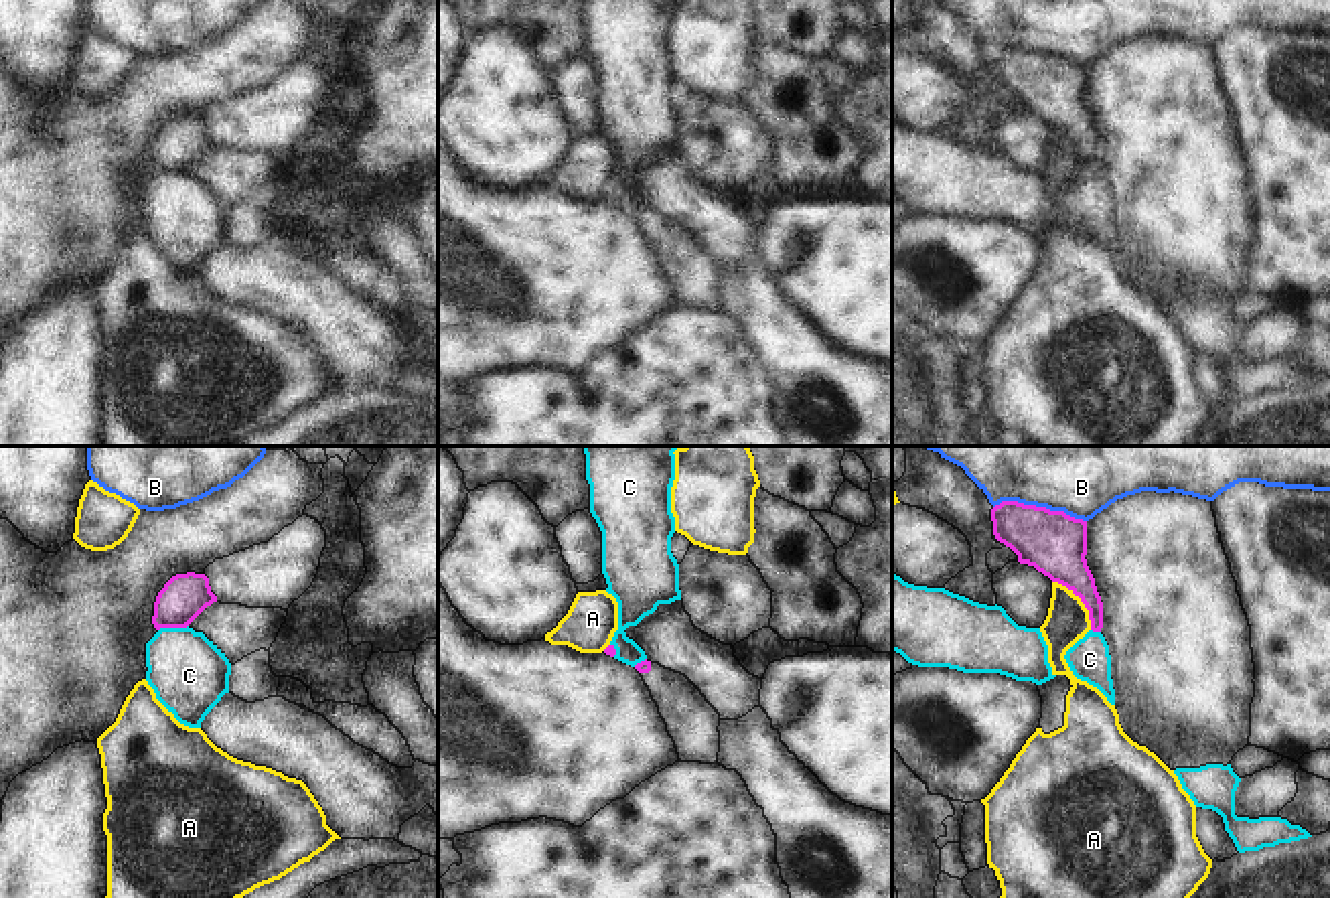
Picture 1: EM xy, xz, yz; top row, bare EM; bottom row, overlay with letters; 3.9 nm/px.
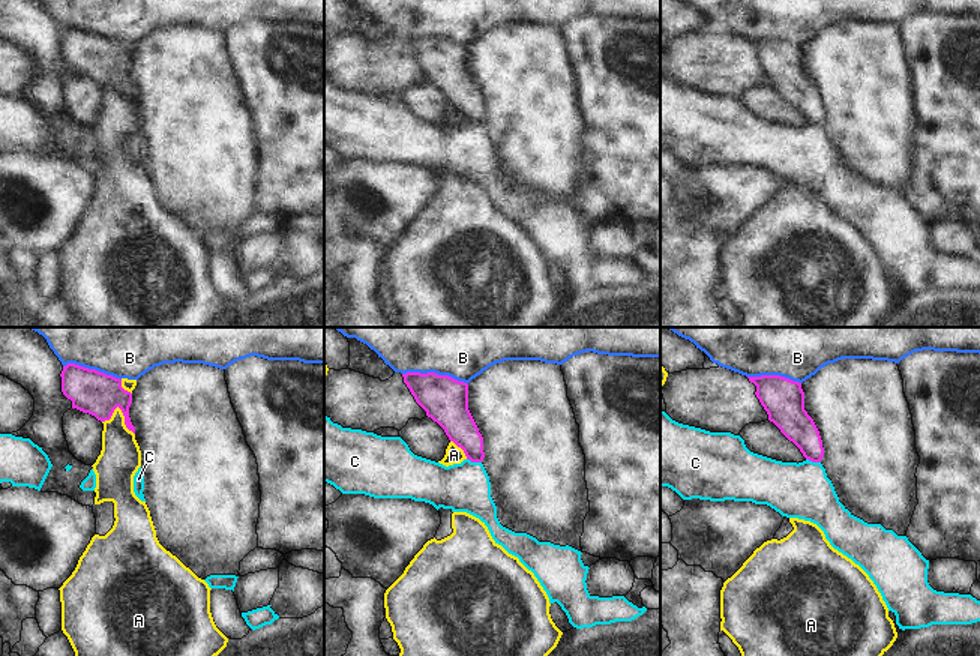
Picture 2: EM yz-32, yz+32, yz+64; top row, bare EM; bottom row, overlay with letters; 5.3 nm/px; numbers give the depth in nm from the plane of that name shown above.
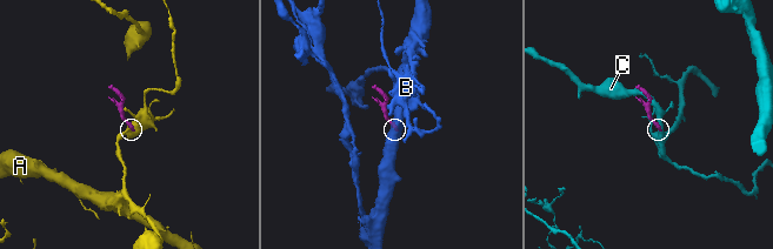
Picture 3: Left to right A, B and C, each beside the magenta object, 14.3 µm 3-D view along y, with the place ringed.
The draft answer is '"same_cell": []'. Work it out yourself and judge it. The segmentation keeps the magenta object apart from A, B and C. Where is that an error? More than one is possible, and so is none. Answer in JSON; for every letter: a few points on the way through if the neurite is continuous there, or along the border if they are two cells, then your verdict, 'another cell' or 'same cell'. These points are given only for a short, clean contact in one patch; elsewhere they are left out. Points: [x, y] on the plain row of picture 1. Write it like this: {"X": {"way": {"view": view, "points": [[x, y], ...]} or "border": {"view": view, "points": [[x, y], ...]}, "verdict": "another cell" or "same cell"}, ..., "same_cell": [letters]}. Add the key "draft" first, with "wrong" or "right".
{"draft": "right", "A": {"border": {"view": "yz", "points": [[1053, 126], [1067, 132], [1079, 144], [1091, 175]]}, "verdict": "another cell"}, "B": {"border": {"view": "yz", "points": [[994, 51], [1002, 47], [1035, 49], [1063, 55], [1085, 67]]}, "verdict": "another cell"}, "C": {"border": {"view": "xy", "points": [[187, 171], [159, 177]]}, "verdict": "another cell"}, "same_cell": []}

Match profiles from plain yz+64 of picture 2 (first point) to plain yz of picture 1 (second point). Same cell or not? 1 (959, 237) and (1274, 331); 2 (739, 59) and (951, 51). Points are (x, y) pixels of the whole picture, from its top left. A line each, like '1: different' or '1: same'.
1: same
2: different

